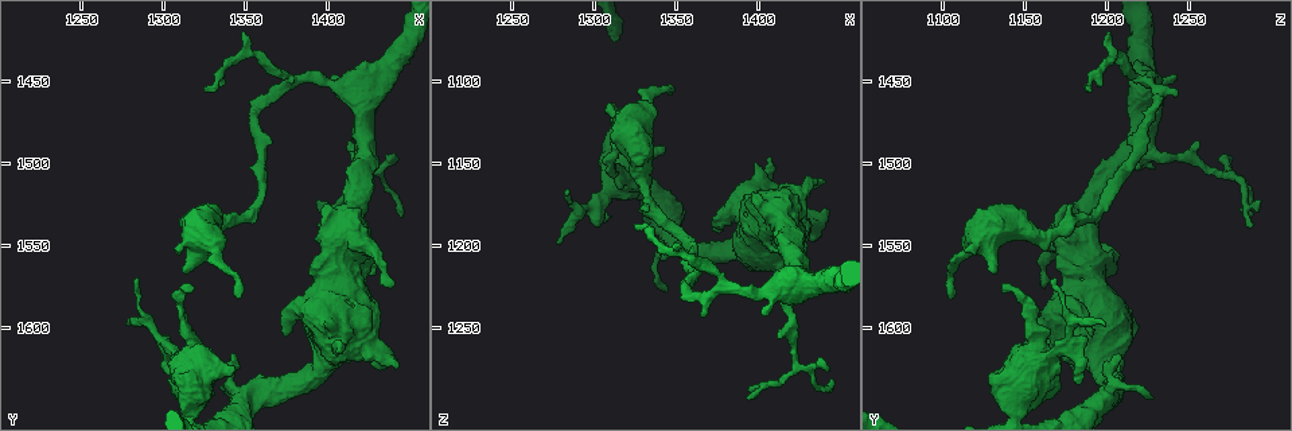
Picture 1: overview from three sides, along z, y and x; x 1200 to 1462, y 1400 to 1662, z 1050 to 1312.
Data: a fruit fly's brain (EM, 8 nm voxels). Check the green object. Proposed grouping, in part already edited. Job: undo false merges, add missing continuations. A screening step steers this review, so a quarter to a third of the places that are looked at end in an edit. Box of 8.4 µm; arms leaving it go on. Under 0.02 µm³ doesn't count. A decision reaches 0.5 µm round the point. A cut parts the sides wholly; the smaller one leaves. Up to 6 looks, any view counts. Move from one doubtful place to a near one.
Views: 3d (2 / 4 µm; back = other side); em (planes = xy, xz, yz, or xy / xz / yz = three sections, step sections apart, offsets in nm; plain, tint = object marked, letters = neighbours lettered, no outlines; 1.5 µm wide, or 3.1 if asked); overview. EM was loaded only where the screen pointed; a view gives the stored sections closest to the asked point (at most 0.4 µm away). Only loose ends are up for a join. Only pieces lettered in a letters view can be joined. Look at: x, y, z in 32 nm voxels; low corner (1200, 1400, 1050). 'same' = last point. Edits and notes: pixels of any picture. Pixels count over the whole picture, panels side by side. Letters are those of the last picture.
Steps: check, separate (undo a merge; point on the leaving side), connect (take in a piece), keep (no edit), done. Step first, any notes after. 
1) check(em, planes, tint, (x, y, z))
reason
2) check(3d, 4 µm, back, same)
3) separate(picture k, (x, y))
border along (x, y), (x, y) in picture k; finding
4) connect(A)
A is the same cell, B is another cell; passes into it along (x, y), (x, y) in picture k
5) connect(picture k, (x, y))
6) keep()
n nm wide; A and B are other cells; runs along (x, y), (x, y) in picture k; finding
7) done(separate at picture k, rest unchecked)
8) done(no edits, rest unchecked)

check(3d, 4 µm, (1404, 1448, 1242))
thick end

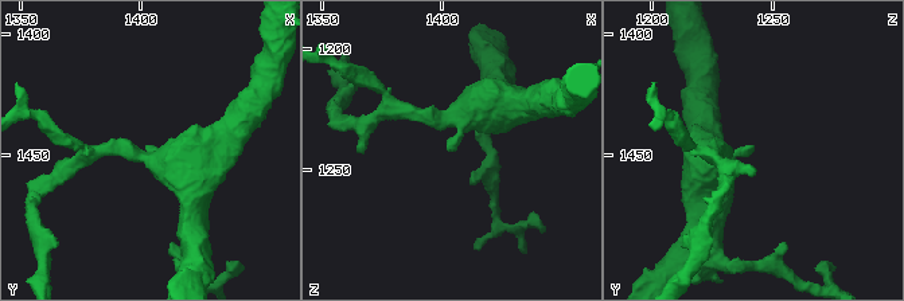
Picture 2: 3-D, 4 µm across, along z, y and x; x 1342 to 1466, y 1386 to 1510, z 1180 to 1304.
check(em, planes, tint, (1402, 1447, 1243))

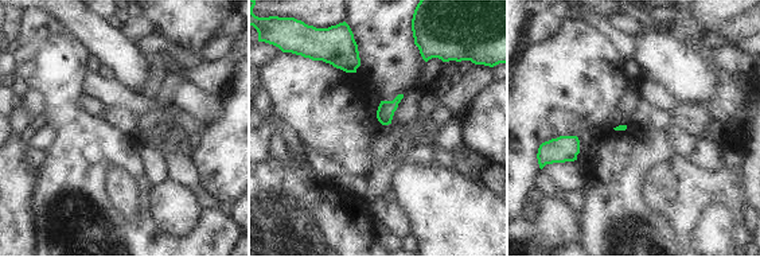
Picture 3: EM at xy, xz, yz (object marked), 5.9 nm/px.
check(em, planes, letters, same)
see the neighbours

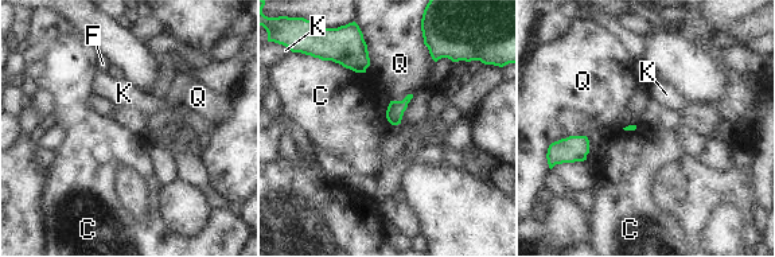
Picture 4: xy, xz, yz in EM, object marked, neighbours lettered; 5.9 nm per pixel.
keep()
C, F, K and Q are other cells; border along (324, 59), (331, 59), (355, 71) in picture 4; none of them fits

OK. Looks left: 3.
check(em, planes, letters, (1396, 1526, 1172))
thick end

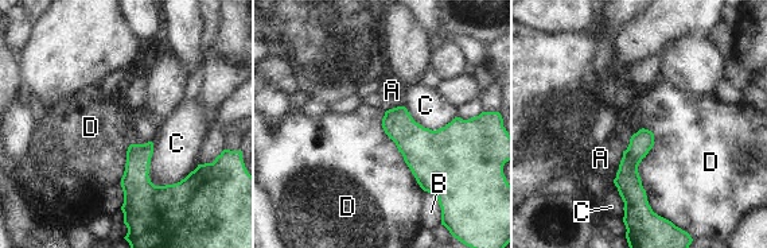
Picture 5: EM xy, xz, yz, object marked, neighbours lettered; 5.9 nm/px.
keep()
A, B, C and D are other cells; no lettered piece goes on from it

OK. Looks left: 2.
check(em, planes, letters, (1308, 1632, 1182))
free end

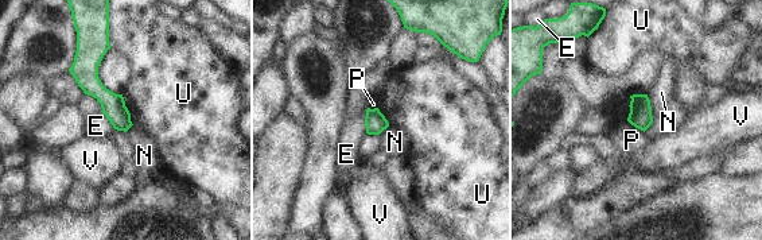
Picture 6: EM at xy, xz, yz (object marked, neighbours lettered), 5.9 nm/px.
keep()
120 nm wide; E, N, P, U and V are other cells; none of them fits

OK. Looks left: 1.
done(no edits, rest unchecked)

